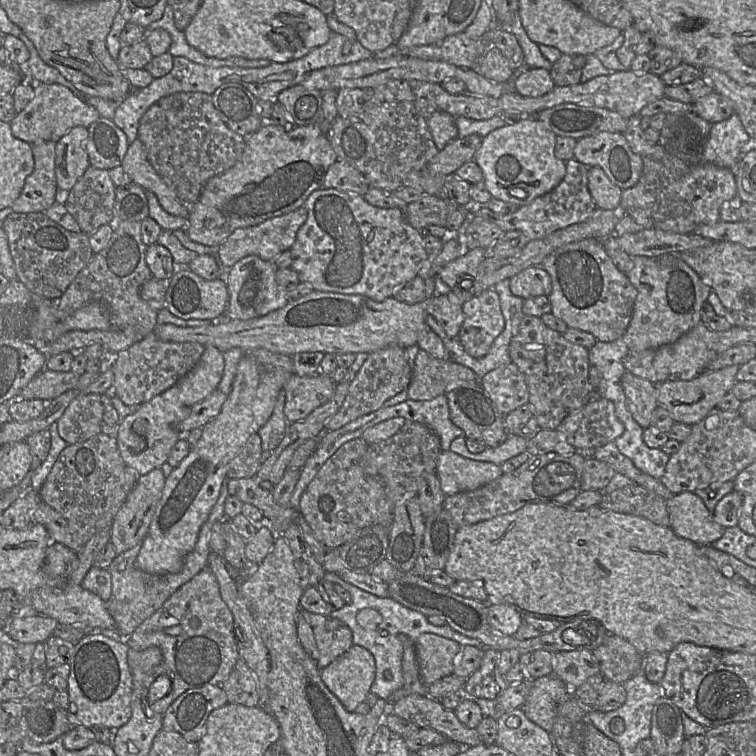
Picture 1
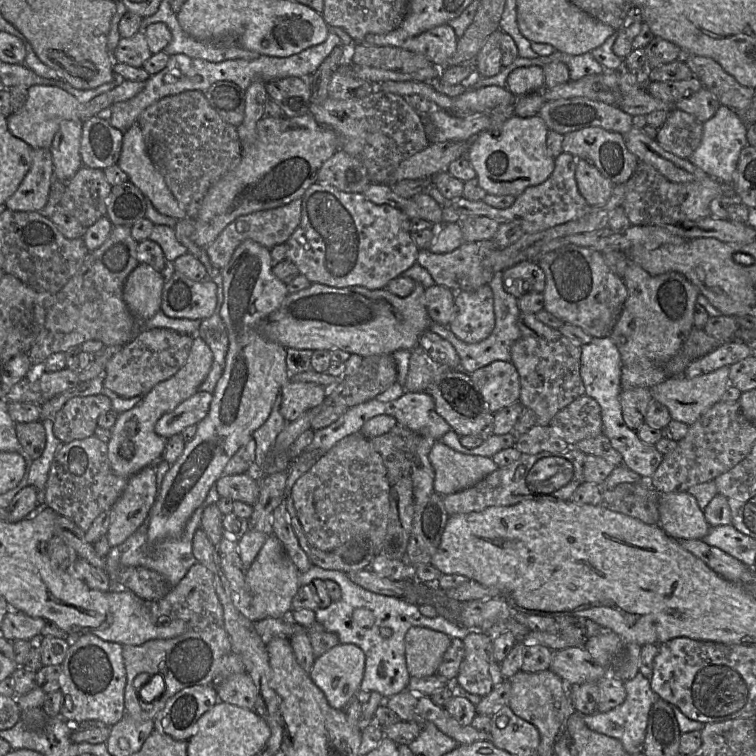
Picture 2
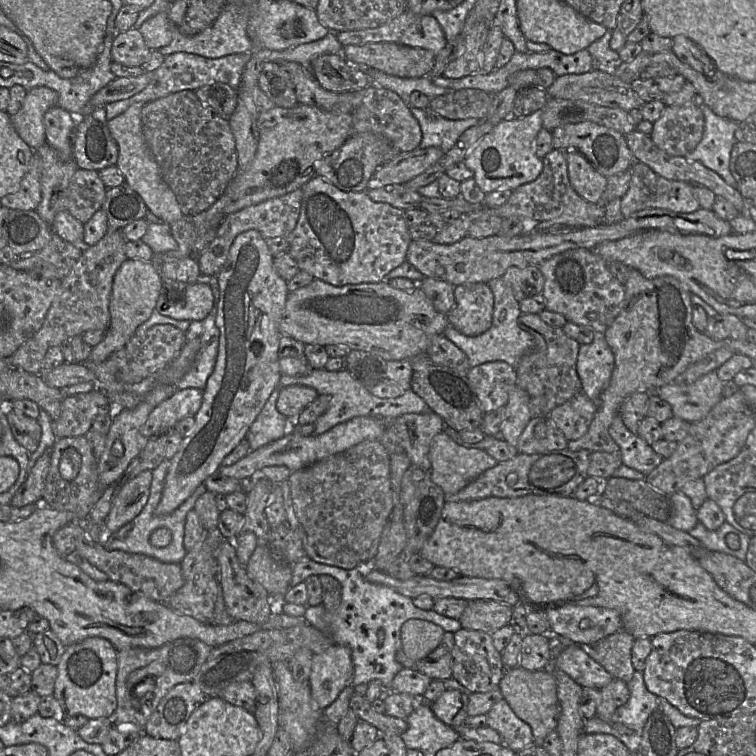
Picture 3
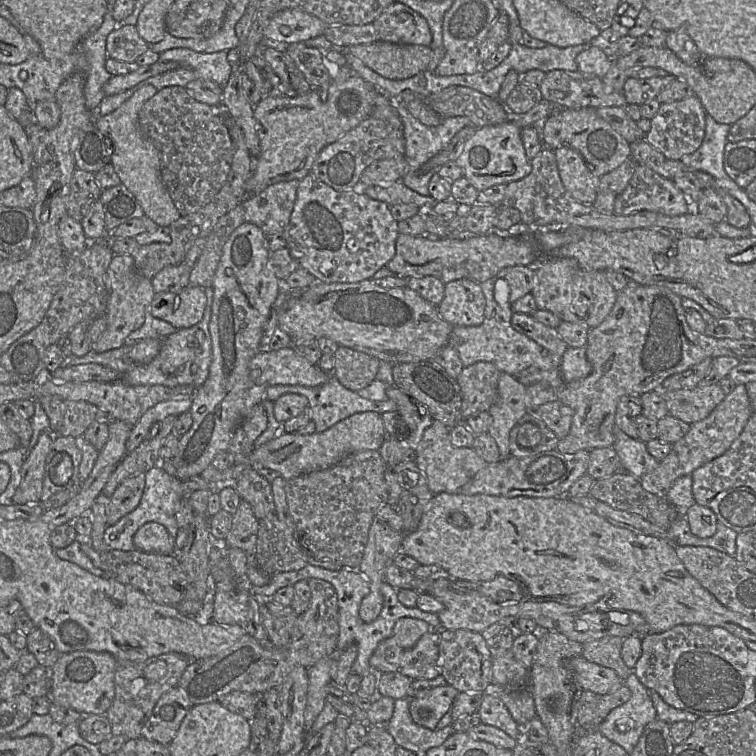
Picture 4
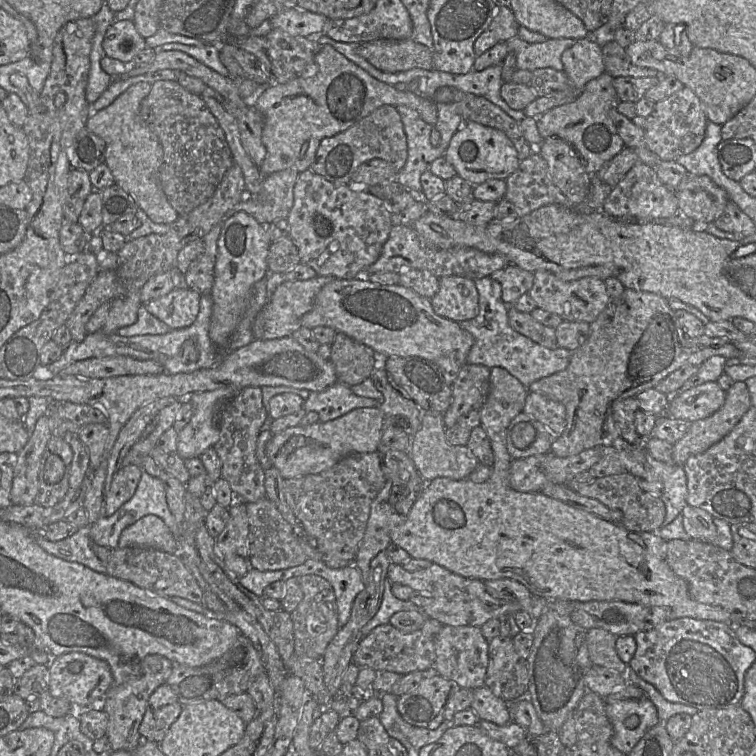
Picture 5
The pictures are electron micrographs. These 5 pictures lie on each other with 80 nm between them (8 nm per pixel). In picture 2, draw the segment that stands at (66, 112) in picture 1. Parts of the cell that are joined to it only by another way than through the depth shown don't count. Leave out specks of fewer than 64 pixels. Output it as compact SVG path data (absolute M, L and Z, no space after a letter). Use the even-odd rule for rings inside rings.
M119 80L115 87L94 97L87 103L78 102L74 96L57 86L33 85L28 88L28 97L23 107L19 112L12 113L7 118L8 130L32 149L49 149L62 121L73 120L83 123L96 116L101 110L133 98L144 89L145 85L146 82Z

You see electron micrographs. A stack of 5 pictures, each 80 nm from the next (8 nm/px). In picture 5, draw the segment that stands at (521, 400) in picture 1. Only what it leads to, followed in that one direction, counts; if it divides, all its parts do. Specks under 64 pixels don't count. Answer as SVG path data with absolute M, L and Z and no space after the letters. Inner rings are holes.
M465 364L451 386L451 405L443 414L446 428L457 424L462 415L483 406L490 391L490 368L479 364Z

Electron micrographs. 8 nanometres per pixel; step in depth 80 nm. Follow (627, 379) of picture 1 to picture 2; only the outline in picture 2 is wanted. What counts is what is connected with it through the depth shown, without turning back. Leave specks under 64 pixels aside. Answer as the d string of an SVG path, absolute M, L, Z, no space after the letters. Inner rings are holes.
M647 387L622 390L620 394L622 416L630 429L637 432L645 422L647 408L653 400L651 389Z

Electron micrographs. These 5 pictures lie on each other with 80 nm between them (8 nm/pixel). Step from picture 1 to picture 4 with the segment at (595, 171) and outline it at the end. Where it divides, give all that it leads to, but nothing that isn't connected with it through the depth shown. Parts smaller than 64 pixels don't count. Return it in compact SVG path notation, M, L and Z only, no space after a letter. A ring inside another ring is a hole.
M561 146L554 153L566 190L579 202L593 204L599 193L600 177L590 171L584 158L575 149Z

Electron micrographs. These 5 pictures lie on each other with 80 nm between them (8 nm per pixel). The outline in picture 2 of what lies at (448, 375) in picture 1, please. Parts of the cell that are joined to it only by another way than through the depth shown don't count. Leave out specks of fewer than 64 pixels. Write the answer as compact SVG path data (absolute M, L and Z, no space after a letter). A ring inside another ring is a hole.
M416 346L411 351L409 372L404 387L407 392L425 392L431 382L446 370L452 369L434 361L422 347Z

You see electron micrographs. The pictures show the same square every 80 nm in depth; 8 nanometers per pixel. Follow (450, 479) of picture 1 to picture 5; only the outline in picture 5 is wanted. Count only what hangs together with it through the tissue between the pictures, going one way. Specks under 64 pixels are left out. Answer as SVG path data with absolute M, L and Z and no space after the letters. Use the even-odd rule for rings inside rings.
M433 411L423 412L421 426L412 436L409 445L409 456L425 483L438 477L452 480L466 479L480 465L476 456L467 446L449 444L445 432L443 414Z

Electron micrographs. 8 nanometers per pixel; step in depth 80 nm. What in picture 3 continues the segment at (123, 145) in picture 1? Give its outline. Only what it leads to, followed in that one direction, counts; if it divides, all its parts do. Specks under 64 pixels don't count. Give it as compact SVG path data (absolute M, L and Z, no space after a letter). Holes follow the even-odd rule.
M91 115L78 117L72 148L78 168L99 172L117 164L119 146L116 140L106 123Z

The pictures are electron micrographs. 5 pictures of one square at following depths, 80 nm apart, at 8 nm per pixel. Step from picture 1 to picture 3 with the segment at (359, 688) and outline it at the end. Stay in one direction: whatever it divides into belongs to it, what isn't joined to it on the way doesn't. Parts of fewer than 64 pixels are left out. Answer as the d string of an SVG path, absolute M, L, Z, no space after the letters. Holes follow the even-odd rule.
M333 644L313 656L308 682L311 696L318 706L324 709L332 704L346 687L352 686L353 677L351 649Z

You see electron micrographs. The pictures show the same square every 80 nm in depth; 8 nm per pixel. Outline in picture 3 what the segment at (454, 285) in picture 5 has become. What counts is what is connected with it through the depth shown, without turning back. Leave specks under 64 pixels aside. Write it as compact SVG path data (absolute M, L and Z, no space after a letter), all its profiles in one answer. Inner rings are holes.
M487 283L454 287L455 305L446 315L450 326L466 336L477 336L492 325L494 295Z

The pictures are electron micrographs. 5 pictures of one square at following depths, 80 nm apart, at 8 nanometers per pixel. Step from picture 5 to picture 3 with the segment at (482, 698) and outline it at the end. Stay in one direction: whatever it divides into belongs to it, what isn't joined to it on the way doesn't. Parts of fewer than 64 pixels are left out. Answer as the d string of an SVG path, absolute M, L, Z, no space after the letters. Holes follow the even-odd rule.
M504 699L496 702L486 716L486 725L501 737L501 745L519 753L534 744L531 727L519 719Z

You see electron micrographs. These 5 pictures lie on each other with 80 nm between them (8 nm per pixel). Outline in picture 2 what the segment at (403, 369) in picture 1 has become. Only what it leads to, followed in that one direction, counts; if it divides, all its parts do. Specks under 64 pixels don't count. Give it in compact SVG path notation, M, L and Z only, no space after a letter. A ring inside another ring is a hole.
M393 354L373 355L363 358L358 370L351 376L330 389L324 402L320 405L320 412L312 420L312 429L317 431L337 421L349 408L367 402L386 391L397 383L397 367Z

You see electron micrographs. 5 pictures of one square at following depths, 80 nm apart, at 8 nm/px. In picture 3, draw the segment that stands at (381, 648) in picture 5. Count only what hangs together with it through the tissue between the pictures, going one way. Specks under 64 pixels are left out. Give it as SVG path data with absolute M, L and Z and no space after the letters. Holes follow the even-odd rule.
M444 632L439 646L422 660L415 662L408 659L403 650L396 653L396 660L404 668L410 668L427 675L431 679L443 681L452 677L453 645L453 633Z

